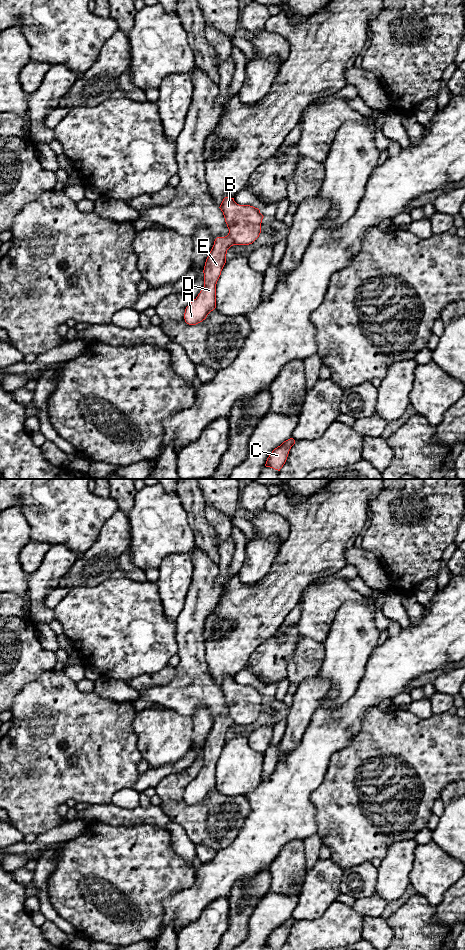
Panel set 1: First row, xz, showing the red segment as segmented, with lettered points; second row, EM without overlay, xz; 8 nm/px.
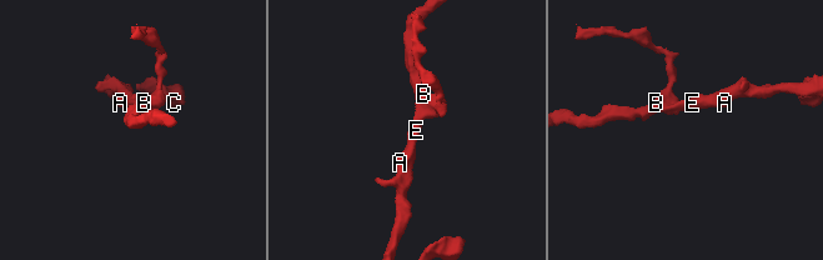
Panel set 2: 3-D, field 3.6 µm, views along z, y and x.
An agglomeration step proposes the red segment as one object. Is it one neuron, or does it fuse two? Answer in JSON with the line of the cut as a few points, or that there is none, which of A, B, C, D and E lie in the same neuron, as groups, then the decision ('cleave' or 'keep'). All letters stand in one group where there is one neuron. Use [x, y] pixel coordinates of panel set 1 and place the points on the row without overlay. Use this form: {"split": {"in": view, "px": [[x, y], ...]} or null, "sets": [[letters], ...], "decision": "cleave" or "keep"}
{"split": null, "sets": [["A", "B", "C", "D", "E"]], "decision": "keep"}

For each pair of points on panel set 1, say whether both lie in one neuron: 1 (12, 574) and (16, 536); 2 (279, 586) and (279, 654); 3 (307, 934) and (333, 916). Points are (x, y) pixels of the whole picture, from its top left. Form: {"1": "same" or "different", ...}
{"1": "same", "2": "different", "3": "same"}

